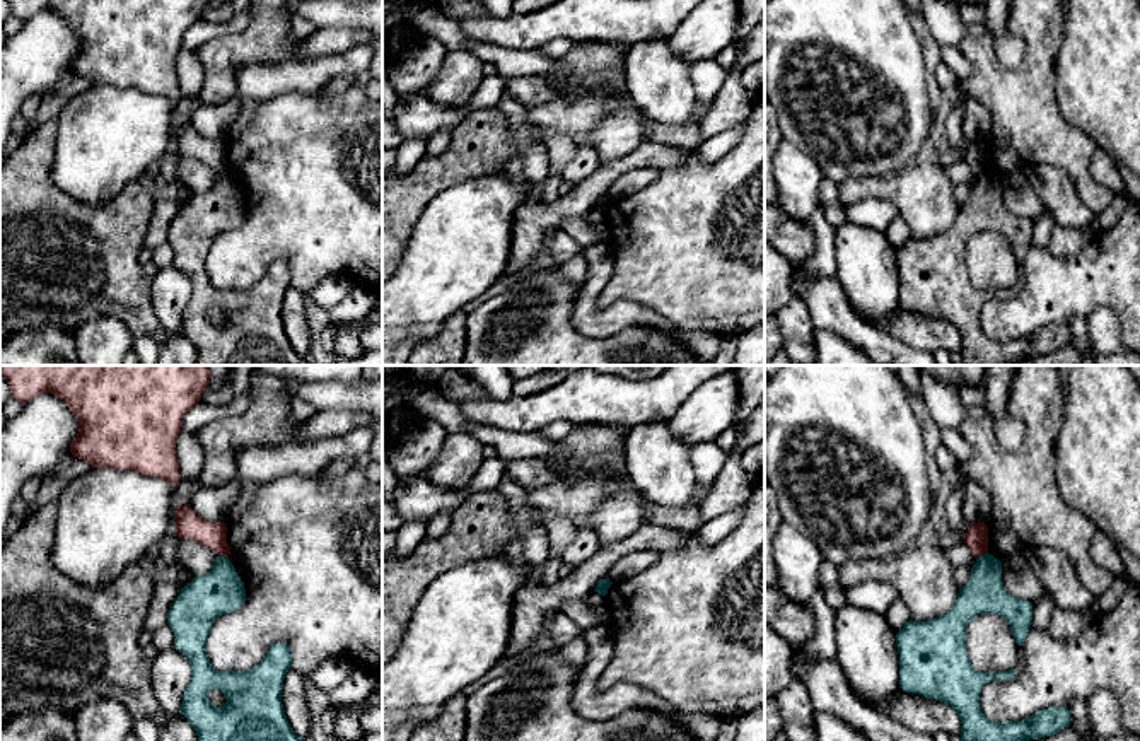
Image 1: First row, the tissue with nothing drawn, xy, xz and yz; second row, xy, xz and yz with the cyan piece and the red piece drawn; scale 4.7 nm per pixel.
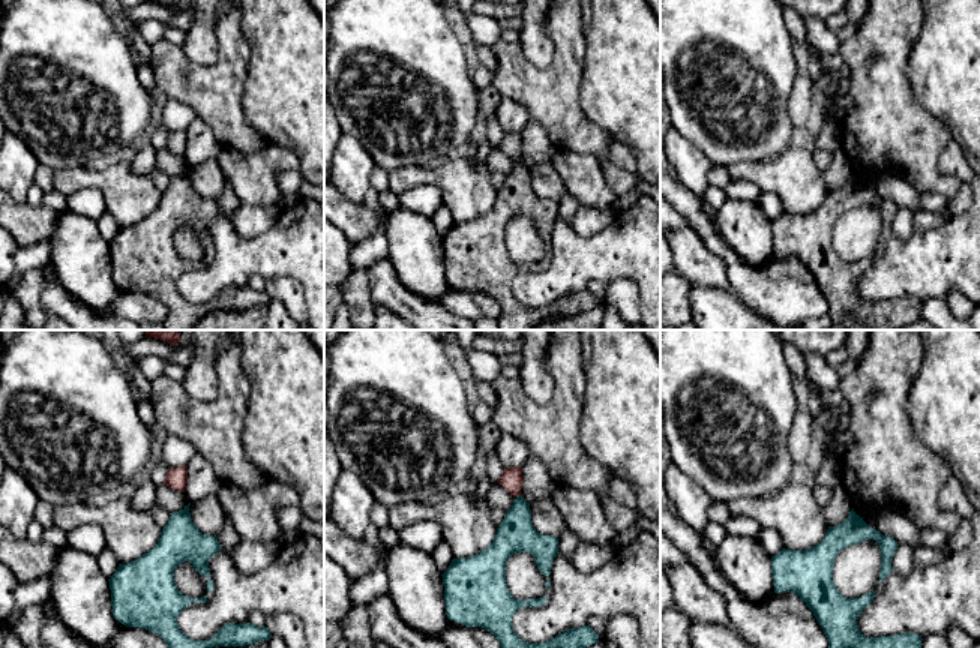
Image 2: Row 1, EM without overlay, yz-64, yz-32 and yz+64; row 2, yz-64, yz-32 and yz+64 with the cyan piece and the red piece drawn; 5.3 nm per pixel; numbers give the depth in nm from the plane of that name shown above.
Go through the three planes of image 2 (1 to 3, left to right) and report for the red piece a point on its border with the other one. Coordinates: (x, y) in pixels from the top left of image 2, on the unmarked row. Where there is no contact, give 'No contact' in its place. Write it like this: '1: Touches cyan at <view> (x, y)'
1: No contact
2: Touches cyan at yz-32 (520, 159)
3: No contact

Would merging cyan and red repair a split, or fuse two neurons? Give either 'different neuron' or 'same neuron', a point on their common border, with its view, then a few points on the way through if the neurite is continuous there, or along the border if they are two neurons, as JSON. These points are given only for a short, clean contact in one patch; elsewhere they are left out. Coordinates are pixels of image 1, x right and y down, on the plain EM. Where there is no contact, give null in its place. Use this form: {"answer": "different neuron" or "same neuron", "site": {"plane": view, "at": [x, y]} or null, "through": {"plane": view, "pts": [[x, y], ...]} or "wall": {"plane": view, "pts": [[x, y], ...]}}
{"answer": "different neuron", "site": {"plane": "yz", "at": [982, 173]}, "wall": {"plane": "yz", "pts": [[987, 169], [977, 176]]}}

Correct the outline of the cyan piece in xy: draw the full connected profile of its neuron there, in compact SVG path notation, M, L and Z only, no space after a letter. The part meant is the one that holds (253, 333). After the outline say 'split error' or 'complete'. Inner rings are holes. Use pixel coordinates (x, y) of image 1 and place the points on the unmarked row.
M218 172L210 190L196 193L181 205L169 227L167 242L174 249L174 265L191 282L191 299L183 311L181 331L198 352L196 365L312 365L294 350L282 321L283 295L292 285L287 261L273 261L265 277L247 289L217 289L206 273L206 256L213 239L241 227L244 219L244 200L237 195L229 174ZM212 307L225 312L224 324L215 324L208 318Z | complete

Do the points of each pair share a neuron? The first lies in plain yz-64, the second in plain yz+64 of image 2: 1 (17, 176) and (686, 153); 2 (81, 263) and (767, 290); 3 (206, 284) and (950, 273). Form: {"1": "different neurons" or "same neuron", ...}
{"1": "same neuron", "2": "different neurons", "3": "same neuron"}

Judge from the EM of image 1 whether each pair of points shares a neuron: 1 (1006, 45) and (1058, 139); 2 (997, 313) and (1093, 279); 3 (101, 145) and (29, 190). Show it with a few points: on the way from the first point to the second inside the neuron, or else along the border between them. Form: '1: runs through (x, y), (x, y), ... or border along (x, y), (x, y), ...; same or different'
1: border along (1007, 24), (1023, 40), (1024, 50), (1012, 69); different
2: runs through (1021, 313), (1050, 291), (1069, 287); same
3: border along (55, 137), (52, 180), (65, 193), (82, 202); different

